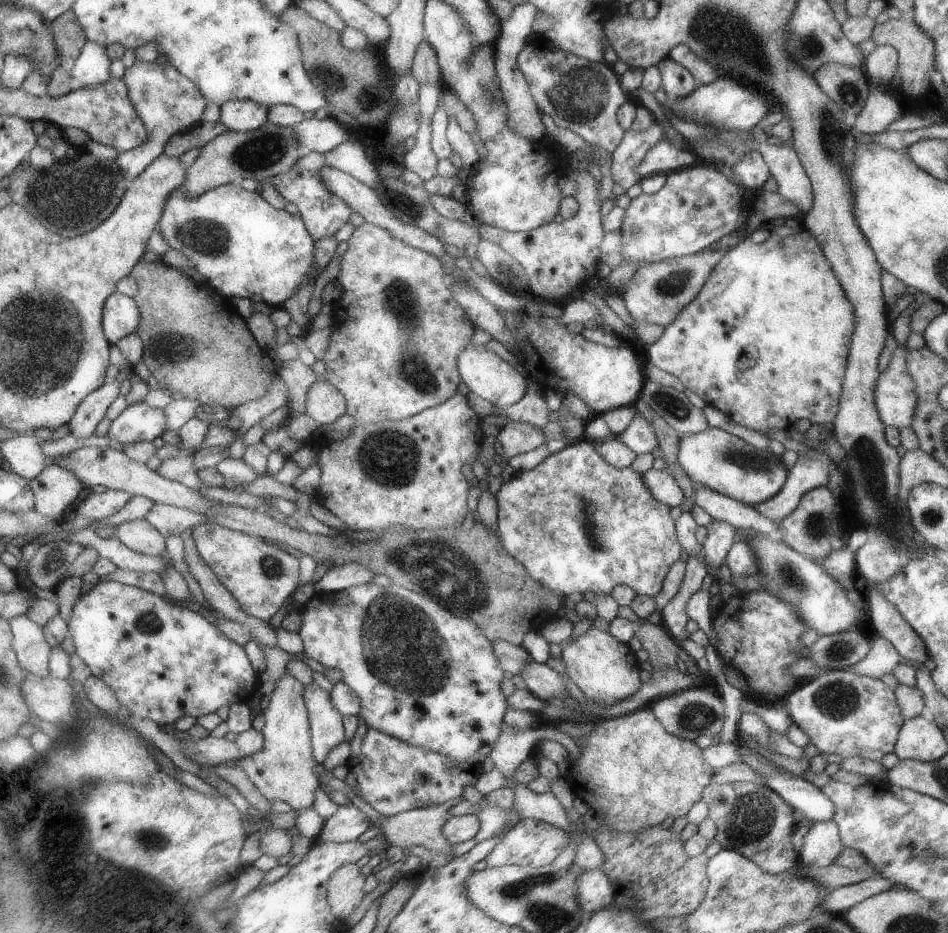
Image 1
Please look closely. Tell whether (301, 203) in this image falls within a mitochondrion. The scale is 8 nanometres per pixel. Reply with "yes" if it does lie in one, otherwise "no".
no

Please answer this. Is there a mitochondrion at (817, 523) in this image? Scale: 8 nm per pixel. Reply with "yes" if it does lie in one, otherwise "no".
yes

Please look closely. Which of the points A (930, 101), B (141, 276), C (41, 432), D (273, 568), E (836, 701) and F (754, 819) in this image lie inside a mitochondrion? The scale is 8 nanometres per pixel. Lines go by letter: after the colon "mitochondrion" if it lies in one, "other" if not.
A: other
B: other
C: other
D: mitochondrion
E: mitochondrion
F: mitochondrion

